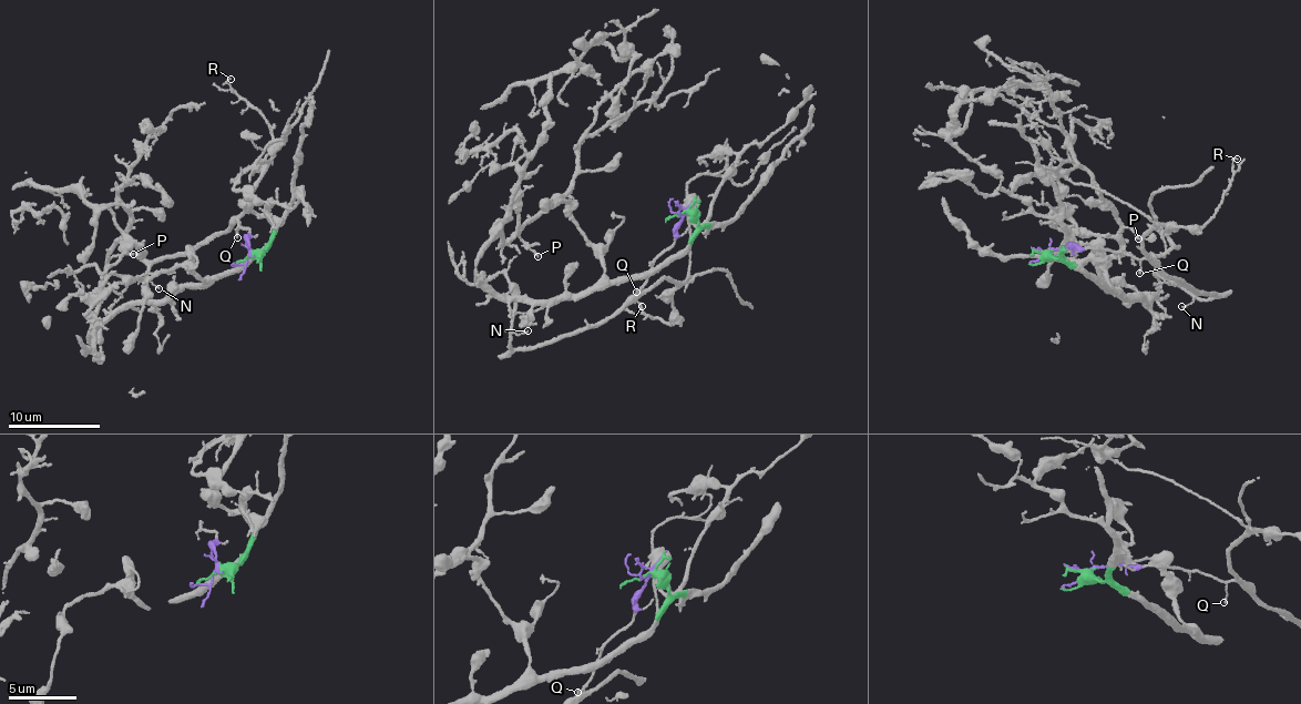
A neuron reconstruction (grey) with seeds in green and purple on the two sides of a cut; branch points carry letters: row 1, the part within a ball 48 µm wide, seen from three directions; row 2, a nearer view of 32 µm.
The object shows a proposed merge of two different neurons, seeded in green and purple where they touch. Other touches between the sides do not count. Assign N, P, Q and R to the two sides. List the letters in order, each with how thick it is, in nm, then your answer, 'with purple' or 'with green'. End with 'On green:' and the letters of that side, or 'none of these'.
N: calibre 80 nm; with purple
P: calibre 150 nm; with green
Q: calibre 90 nm; with purple
R: calibre 130 nm; with purple
On green: P

